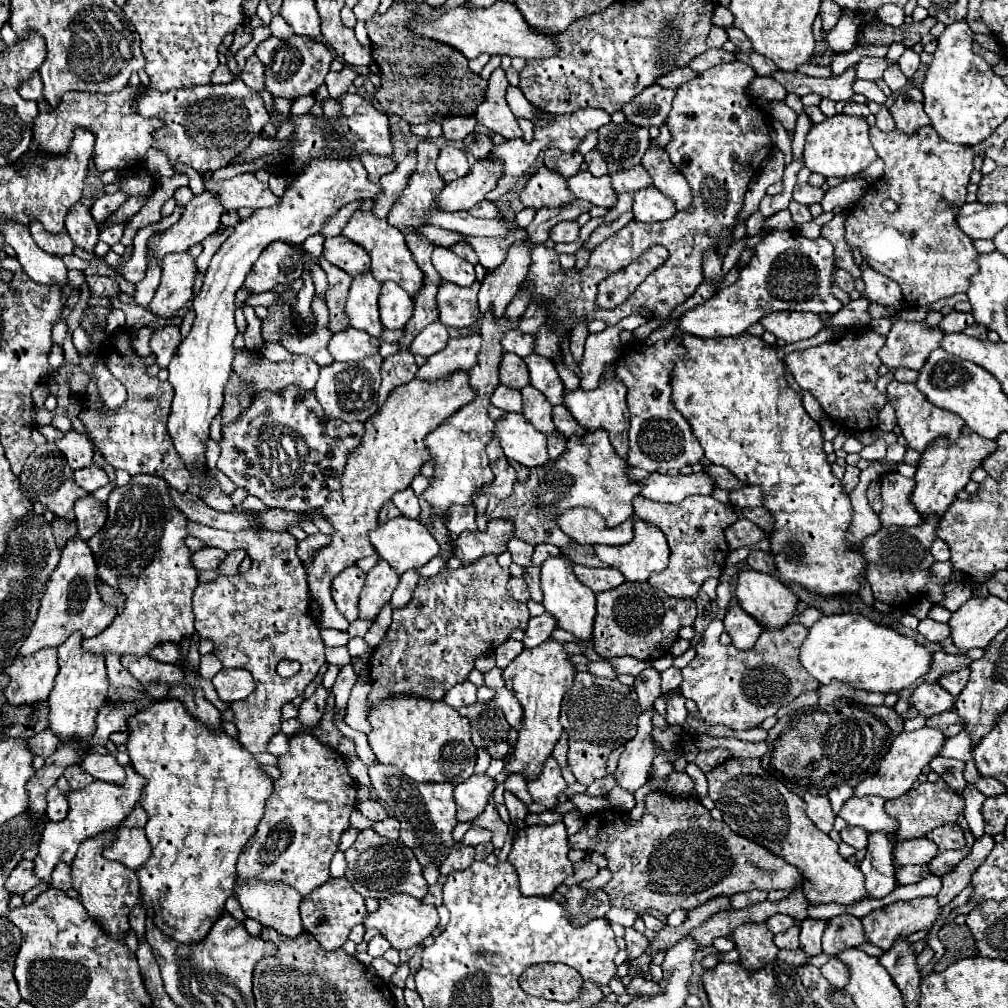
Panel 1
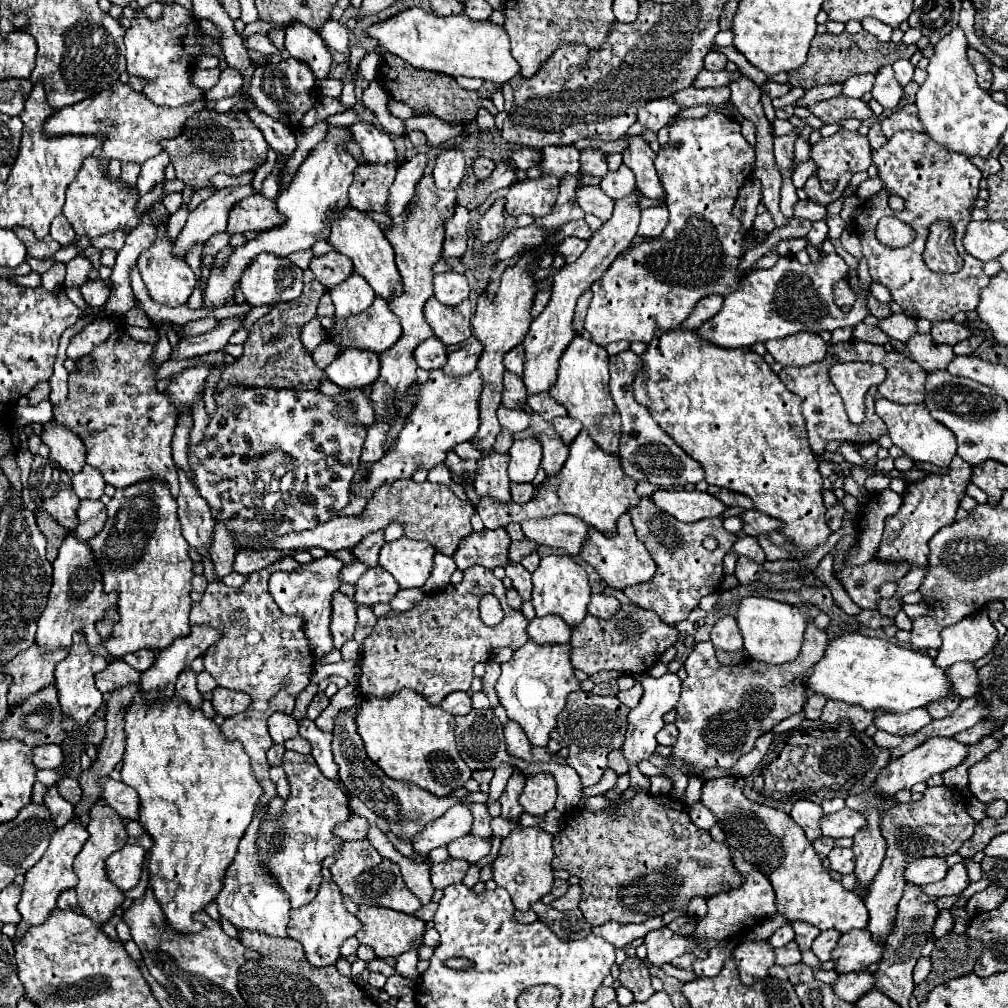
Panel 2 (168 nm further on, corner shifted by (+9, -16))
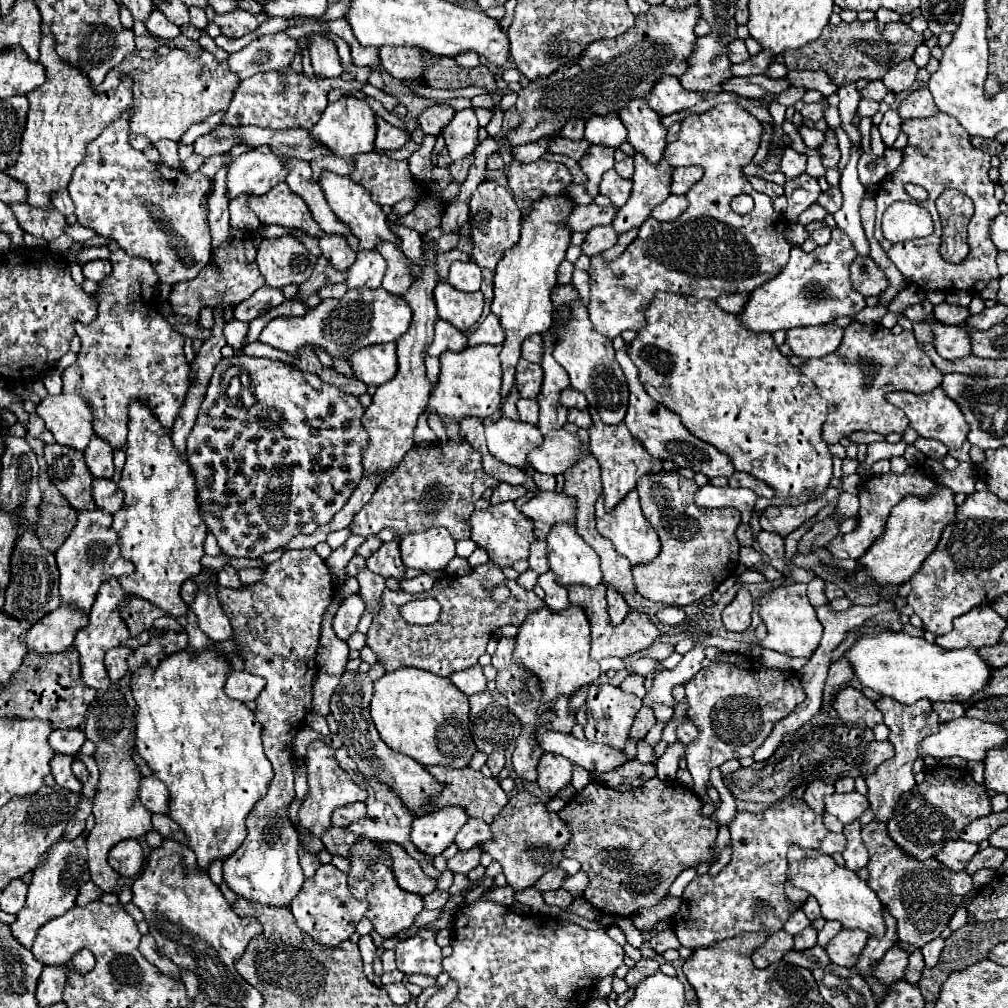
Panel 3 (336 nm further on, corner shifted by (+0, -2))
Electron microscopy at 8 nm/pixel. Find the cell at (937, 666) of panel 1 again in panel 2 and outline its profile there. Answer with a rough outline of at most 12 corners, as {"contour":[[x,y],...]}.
{"contour":[[971,662],[949,666],[951,690],[969,698],[977,694],[977,670]]}

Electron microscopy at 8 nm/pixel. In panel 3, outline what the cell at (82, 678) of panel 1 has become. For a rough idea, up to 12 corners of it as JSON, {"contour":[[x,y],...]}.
{"contour":[[118,578],[100,586],[88,626],[74,646],[82,680],[96,690],[110,686],[106,650],[128,640],[120,606],[128,592]]}

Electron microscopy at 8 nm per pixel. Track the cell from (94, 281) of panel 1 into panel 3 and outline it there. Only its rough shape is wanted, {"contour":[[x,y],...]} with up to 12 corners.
{"contour":[[90,260],[82,266],[84,278],[100,282],[110,274],[108,260]]}

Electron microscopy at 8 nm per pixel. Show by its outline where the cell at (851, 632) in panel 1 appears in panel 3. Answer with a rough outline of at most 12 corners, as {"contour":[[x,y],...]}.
{"contour":[[866,634],[844,656],[902,704],[966,702],[994,668],[968,646]]}

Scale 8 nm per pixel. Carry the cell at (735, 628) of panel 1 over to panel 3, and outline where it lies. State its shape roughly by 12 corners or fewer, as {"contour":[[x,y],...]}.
{"contour":[[742,586],[724,608],[722,620],[730,632],[750,626],[754,600]]}

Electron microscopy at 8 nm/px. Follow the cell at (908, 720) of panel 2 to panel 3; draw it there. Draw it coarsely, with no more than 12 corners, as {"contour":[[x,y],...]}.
{"contour":[[880,696],[896,754],[866,778],[876,820],[912,790],[918,744],[938,730],[932,702]]}

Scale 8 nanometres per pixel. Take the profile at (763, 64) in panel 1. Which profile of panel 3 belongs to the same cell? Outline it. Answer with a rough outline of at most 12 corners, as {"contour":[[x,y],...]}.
{"contour":[[790,72],[792,86],[818,90],[822,96],[838,92],[826,72]]}

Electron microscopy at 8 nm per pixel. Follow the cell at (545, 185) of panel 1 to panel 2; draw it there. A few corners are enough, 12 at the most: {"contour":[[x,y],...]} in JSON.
{"contour":[[555,176],[525,178],[505,196],[505,212],[551,214],[559,194]]}

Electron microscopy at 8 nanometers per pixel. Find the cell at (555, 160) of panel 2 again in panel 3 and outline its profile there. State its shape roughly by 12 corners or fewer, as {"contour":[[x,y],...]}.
{"contour":[[568,118],[560,136],[584,138],[584,120]]}

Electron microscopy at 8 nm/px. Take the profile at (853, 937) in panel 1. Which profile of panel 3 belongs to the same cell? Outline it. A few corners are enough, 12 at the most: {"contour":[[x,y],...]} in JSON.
{"contour":[[826,922],[818,932],[818,946],[824,948],[840,930],[840,922]]}

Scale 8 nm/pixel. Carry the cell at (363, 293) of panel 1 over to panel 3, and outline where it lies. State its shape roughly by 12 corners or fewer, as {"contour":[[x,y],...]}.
{"contour":[[376,250],[358,252],[348,268],[348,288],[378,288],[386,260]]}

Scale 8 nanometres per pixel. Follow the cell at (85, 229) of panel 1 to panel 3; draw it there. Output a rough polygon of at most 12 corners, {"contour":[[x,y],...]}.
{"contour":[[68,190],[52,194],[52,206],[64,216],[74,214]]}

